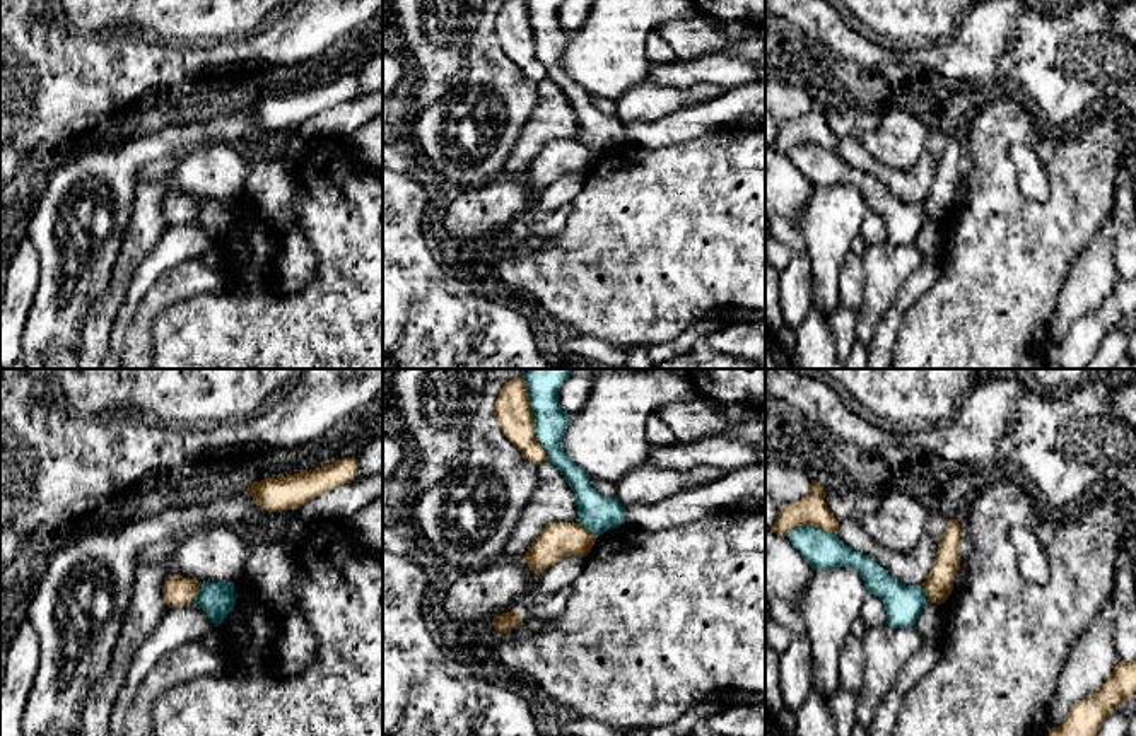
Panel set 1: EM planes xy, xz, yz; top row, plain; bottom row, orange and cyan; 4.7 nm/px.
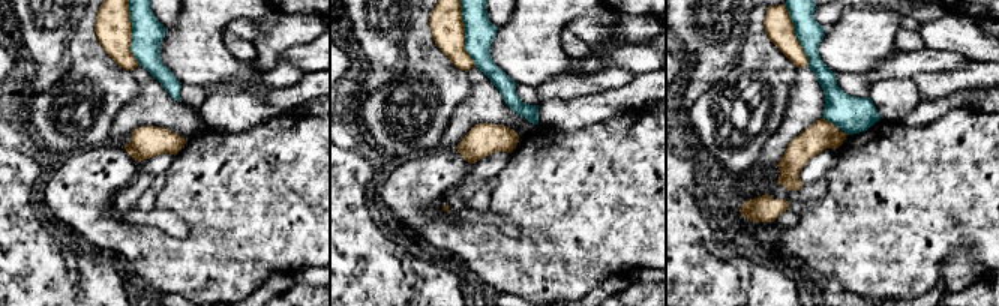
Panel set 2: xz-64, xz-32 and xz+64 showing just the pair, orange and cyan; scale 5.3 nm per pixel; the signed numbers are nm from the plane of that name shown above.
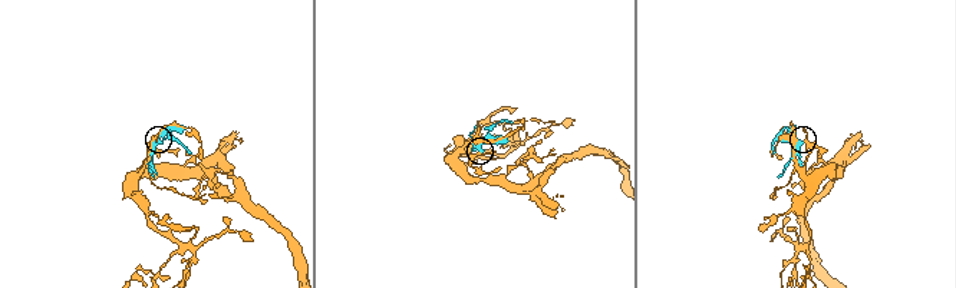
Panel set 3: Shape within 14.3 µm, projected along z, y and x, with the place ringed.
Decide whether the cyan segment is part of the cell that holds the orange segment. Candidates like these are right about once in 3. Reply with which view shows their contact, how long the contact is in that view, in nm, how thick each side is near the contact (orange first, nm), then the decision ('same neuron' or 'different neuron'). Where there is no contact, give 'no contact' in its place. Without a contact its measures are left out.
contact in xz; length 380 nm; calibres 160 and 160 nm; different neuron

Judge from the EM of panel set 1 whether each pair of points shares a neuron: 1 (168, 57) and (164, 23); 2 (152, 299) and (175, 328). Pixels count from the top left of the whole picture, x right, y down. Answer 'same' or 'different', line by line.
1: different
2: different

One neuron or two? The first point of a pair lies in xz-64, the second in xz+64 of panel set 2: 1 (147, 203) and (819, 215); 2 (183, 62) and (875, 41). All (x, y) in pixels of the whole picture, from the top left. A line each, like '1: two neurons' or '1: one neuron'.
1: two neurons
2: one neuron

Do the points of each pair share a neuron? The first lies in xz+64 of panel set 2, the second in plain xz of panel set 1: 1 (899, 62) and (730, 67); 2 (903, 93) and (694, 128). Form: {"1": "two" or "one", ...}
{"1": "one", "2": "two"}

